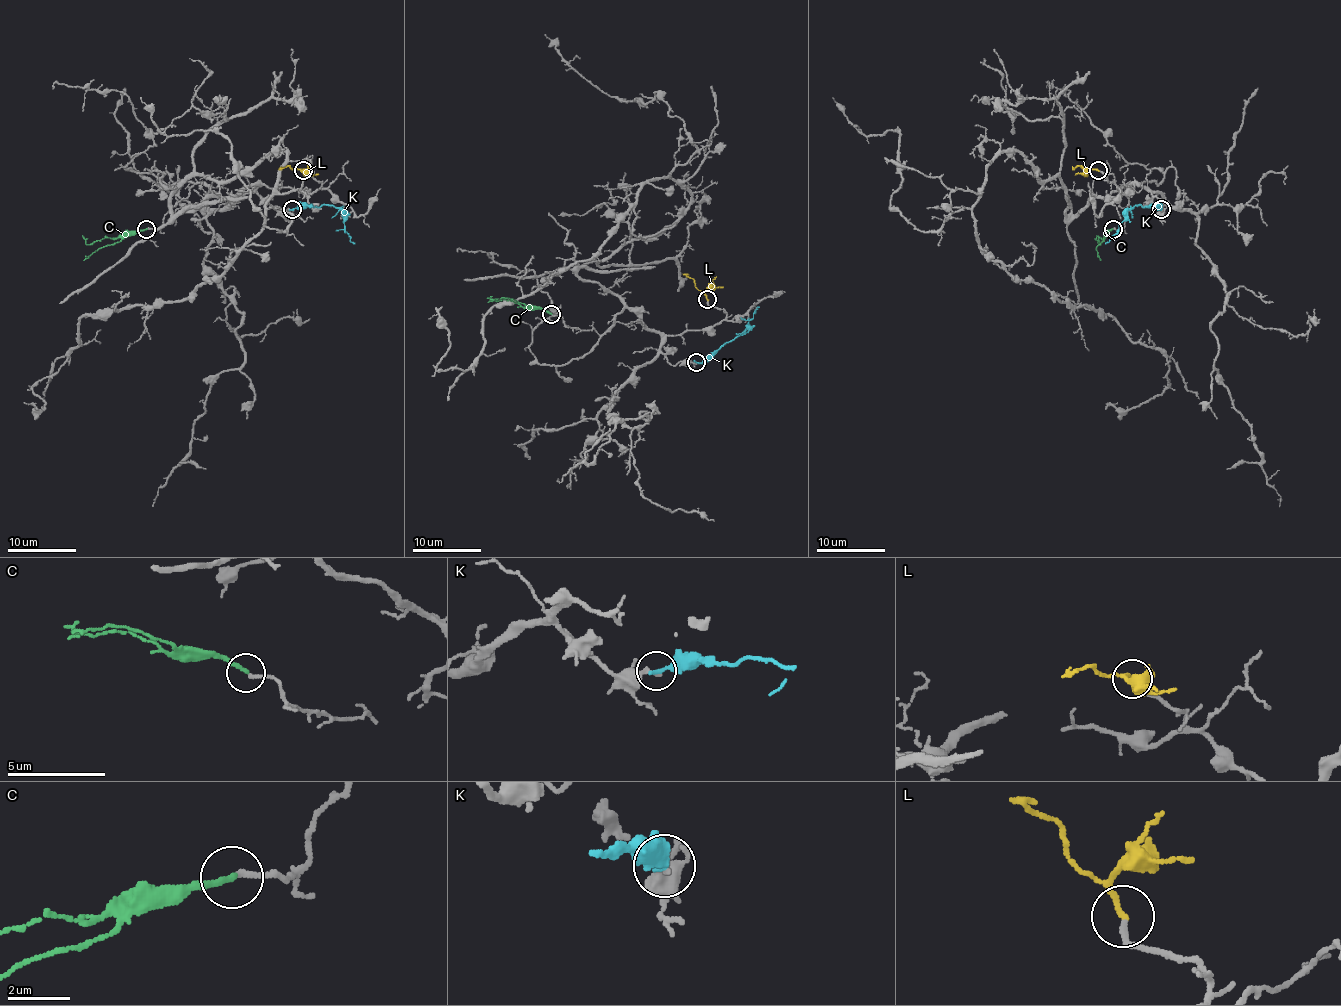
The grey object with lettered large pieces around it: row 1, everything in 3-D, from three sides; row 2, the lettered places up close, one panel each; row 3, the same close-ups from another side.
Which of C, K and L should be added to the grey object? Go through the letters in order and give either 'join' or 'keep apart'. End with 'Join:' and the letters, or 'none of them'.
C: join
K: keep apart
L: join
Join: C, L

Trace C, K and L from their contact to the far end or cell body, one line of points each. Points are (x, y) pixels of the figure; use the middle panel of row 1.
C: (551, 314), (508, 298), (487, 302)
K: (696, 362), (708, 360), (737, 338), (759, 307)
L: (708, 300), (694, 281), (682, 274)

